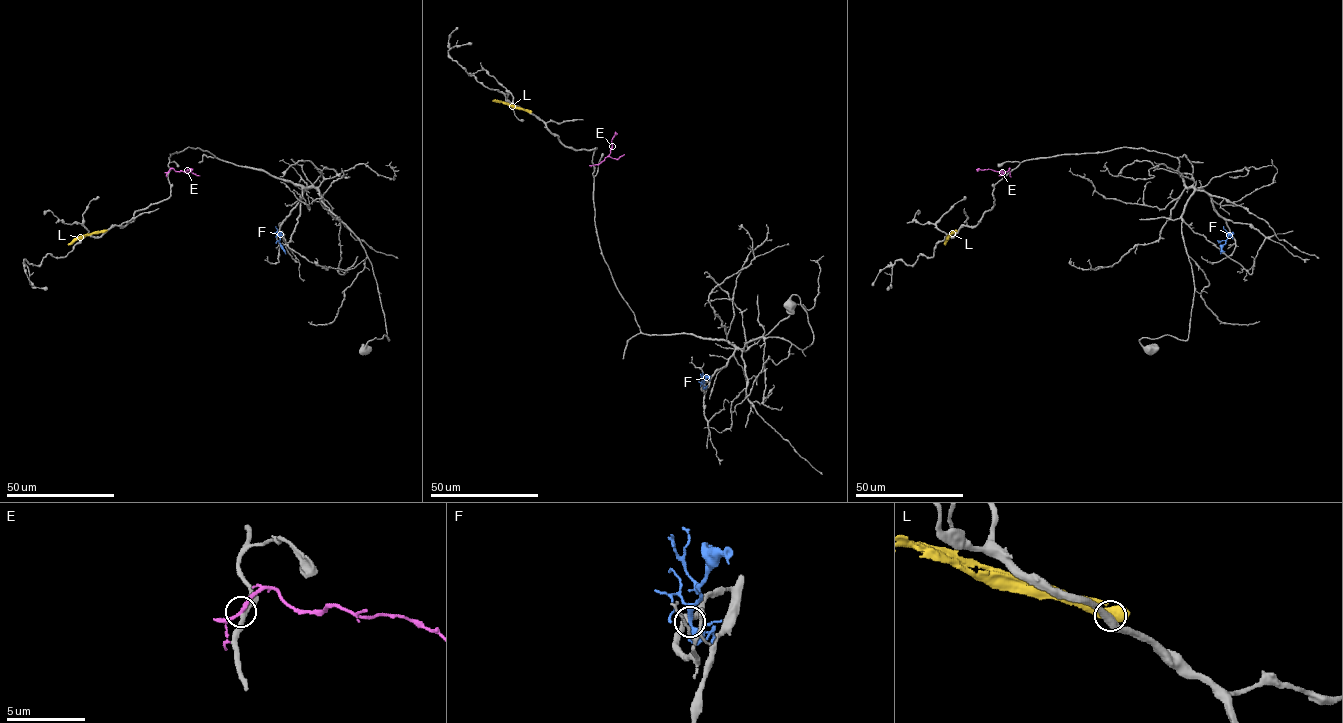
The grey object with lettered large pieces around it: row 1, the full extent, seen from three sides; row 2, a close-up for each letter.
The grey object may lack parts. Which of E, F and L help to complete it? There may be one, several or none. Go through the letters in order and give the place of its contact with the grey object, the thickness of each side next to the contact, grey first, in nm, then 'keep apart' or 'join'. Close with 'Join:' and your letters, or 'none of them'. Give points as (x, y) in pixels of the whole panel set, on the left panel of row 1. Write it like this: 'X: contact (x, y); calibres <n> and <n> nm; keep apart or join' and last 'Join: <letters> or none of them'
E: contact (168, 171); calibres 300 and 220 nm; keep apart
F: contact (278, 234); calibres 360 and 280 nm; keep apart
L: contact (104, 231); calibres 480 and 550 nm; keep apart
Join: none of them

